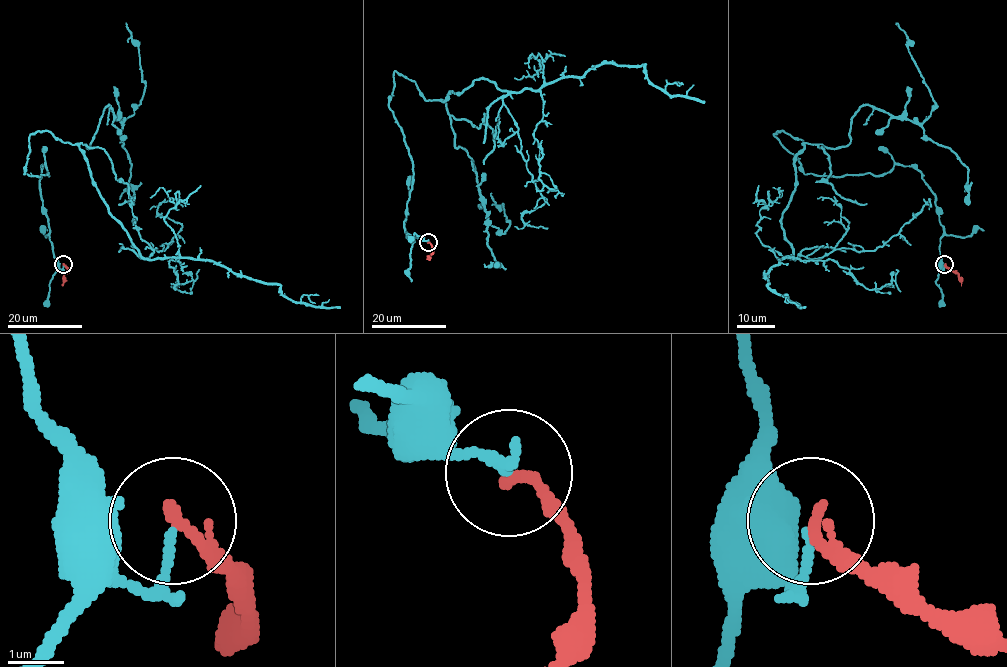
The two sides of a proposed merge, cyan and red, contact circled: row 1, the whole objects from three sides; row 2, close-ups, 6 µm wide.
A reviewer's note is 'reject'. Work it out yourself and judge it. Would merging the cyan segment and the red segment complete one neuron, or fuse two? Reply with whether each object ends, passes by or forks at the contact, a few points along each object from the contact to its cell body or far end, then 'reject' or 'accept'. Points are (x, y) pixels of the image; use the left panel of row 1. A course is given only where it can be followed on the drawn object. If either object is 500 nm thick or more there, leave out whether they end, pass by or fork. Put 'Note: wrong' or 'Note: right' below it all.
cyan ends; red ends; course cyan (63, 265), (45, 164), (24, 174), (35, 132), (77, 146), (143, 257), (213, 260), (339, 306); course red (63, 265), (68, 270), (62, 285); reject
Note: right

